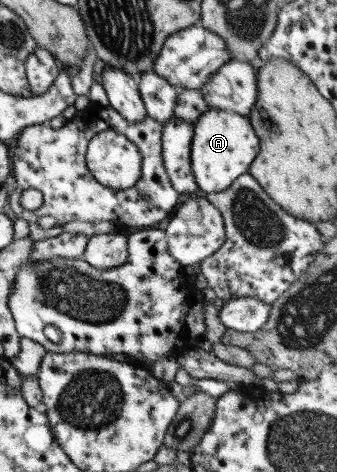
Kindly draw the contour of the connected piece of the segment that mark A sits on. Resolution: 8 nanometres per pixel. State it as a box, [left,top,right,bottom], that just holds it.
[190,108,258,193]

